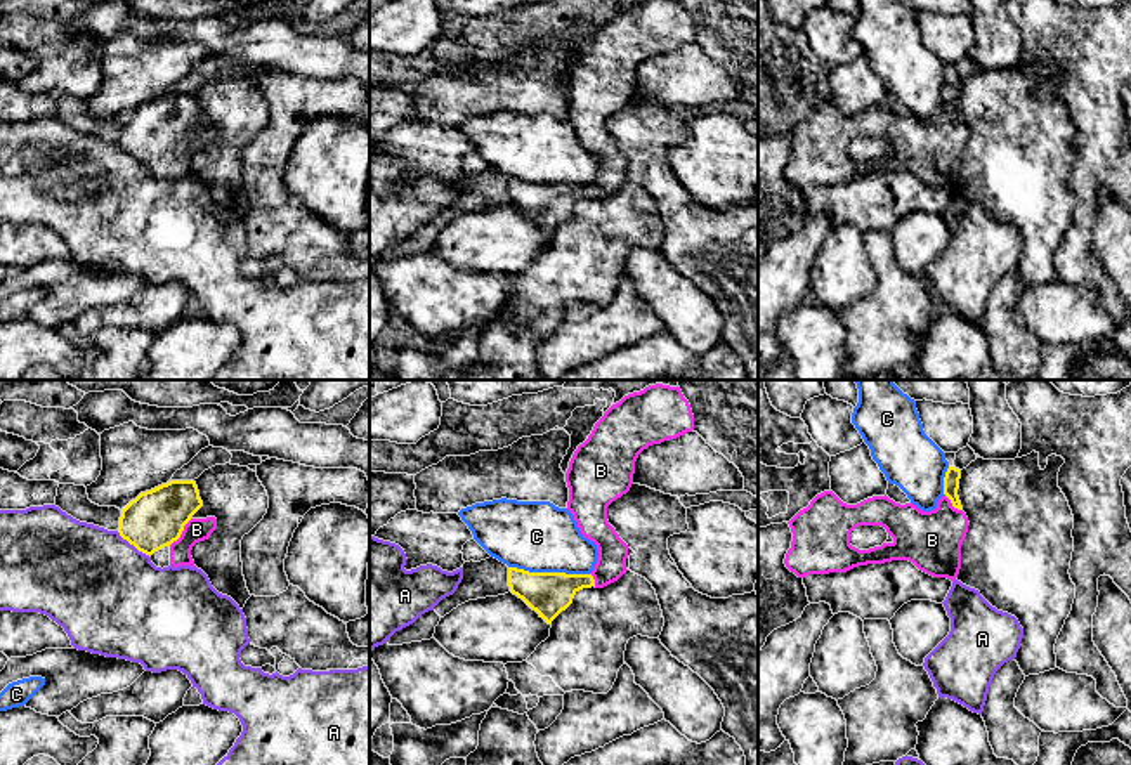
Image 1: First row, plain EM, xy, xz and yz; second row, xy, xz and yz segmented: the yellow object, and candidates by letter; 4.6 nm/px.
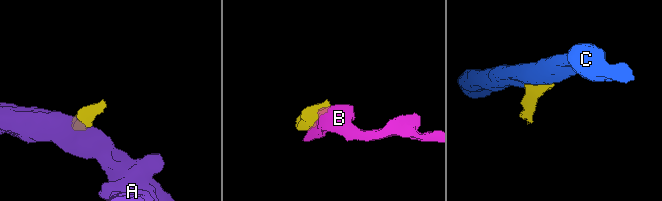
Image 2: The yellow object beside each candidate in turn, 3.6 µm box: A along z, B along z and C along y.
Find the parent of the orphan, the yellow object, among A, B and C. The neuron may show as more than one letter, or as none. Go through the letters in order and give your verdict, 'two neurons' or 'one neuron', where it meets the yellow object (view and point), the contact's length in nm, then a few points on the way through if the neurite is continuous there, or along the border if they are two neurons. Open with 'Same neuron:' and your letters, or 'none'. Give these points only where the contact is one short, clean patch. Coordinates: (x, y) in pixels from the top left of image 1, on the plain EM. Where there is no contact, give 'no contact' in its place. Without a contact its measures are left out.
Same neuron: B
A: two neurons; meets yellow in xy at (134, 156); contact 200 nm long; border along xy (117, 143), (150, 169)
B: one neuron; meets yellow in xy at (181, 144); contact 170 nm long; runs through xy (155, 130), (163, 130), (181, 144), (196, 141)
C: two neurons; meets yellow in xz at (549, 184); contact 380 nm long

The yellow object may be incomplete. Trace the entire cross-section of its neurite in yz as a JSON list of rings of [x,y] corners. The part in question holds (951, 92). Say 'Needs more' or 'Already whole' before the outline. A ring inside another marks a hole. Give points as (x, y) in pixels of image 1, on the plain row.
Needs more. [[[949,78],[944,108],[930,123],[912,114],[895,114],[886,106],[847,116],[833,102],[824,102],[788,134],[793,153],[784,175],[798,189],[805,189],[909,172],[933,189],[954,193],[970,137],[958,108],[959,90],[961,82]],[[859,137],[881,137],[893,153],[859,161],[850,156],[850,144]]]

